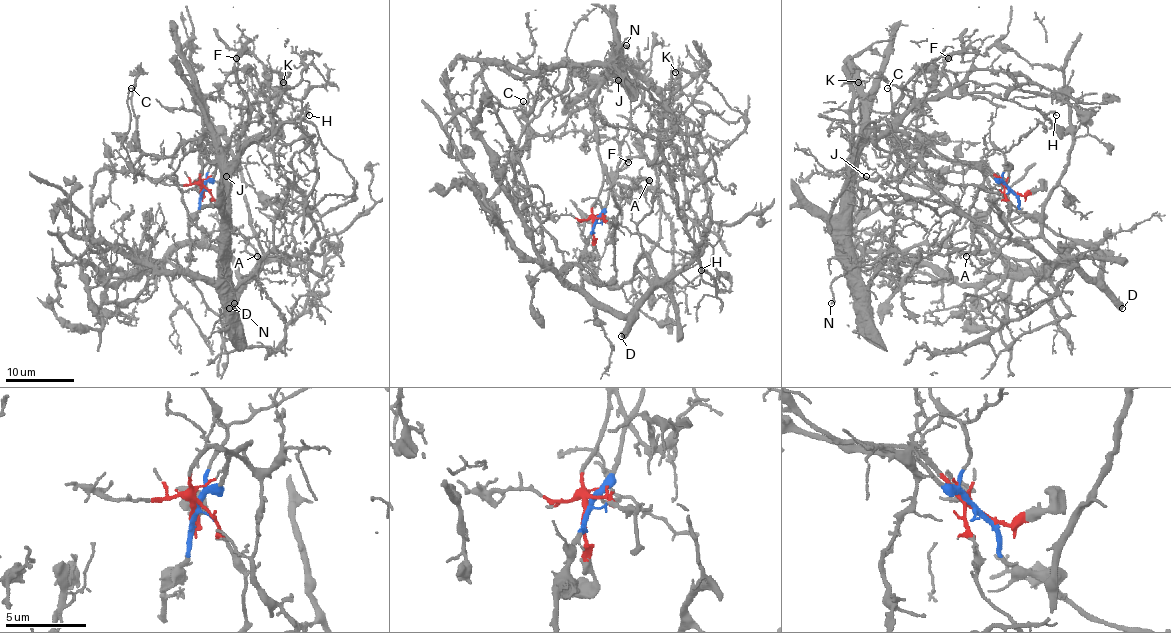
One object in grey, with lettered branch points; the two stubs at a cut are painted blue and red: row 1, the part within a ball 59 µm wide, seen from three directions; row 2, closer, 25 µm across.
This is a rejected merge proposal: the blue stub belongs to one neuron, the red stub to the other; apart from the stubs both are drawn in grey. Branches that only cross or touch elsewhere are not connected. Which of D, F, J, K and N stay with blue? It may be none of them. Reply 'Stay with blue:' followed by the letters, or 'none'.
Stay with blue: D

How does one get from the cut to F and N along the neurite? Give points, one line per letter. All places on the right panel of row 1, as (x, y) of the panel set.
F: (1010, 189), (978, 162), (923, 155), (877, 132), (852, 161), (947, 87), (949, 58)
N: (1010, 189), (978, 162), (923, 155), (872, 132), (853, 186), (852, 253), (846, 270), (831, 283), (831, 304)

